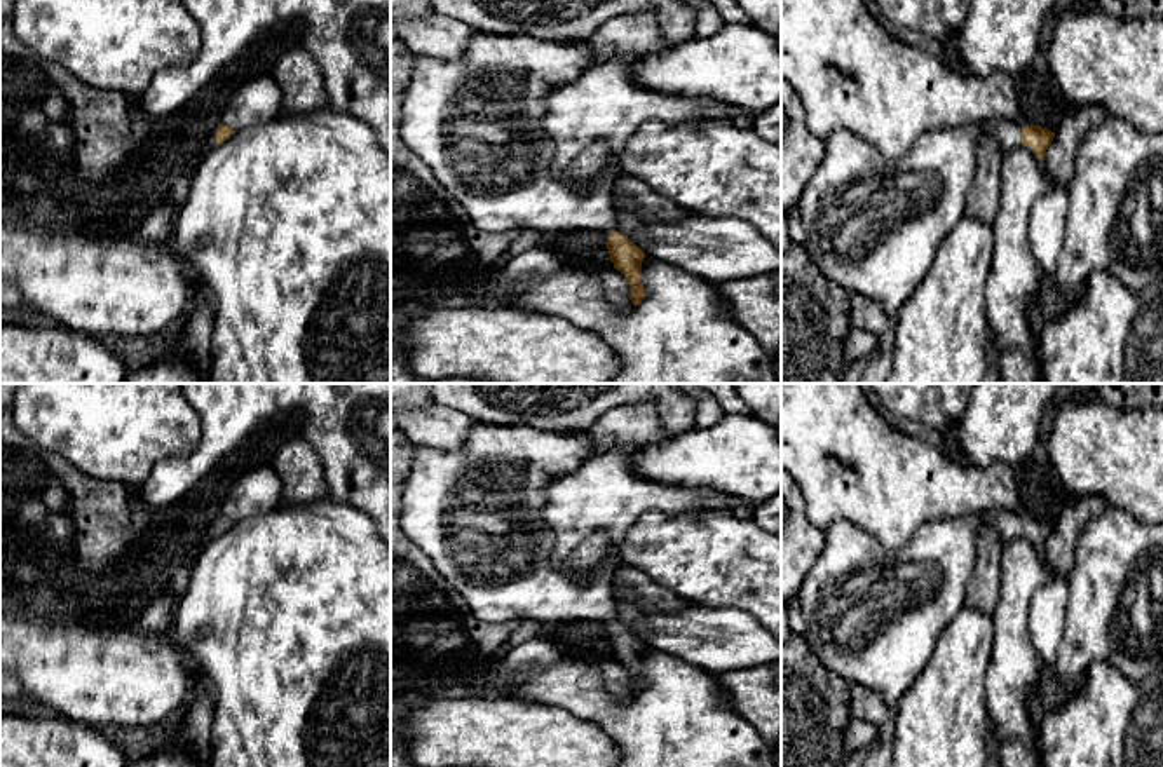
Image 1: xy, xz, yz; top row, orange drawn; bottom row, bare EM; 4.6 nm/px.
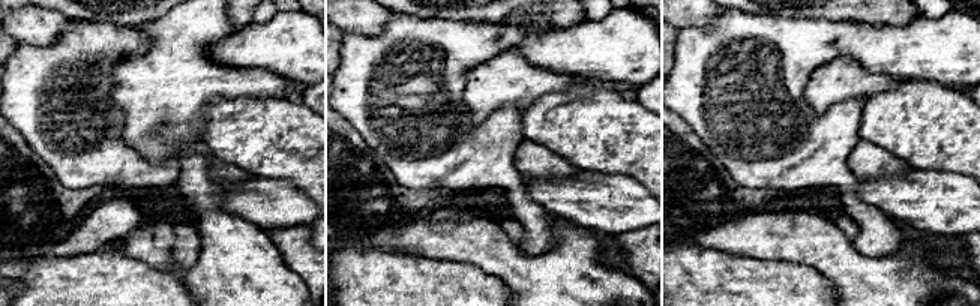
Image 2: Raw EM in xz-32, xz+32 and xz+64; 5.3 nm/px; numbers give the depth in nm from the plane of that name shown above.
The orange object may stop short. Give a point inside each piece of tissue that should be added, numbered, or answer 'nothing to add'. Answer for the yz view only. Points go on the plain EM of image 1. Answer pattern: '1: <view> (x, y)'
1: yz (872, 614)

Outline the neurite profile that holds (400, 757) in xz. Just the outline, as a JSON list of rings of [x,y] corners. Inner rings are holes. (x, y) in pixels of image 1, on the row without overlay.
[[[391,732],[391,767],[417,767],[408,755],[408,741],[399,732]]]

